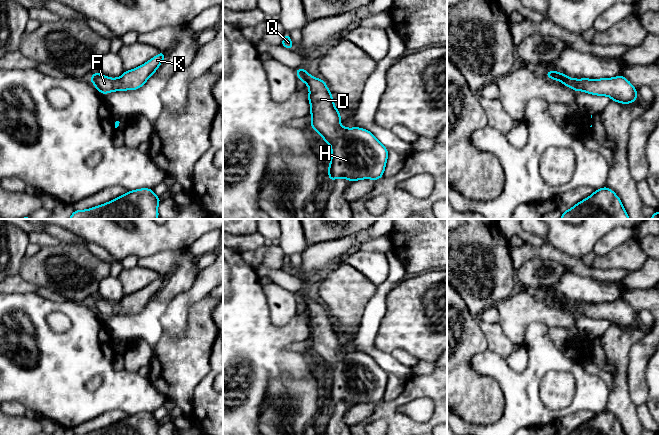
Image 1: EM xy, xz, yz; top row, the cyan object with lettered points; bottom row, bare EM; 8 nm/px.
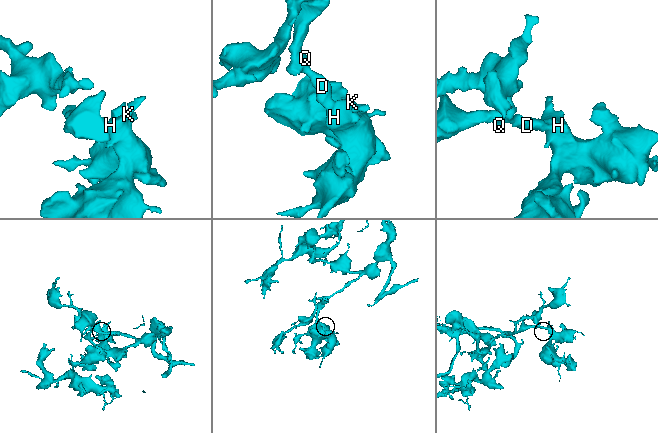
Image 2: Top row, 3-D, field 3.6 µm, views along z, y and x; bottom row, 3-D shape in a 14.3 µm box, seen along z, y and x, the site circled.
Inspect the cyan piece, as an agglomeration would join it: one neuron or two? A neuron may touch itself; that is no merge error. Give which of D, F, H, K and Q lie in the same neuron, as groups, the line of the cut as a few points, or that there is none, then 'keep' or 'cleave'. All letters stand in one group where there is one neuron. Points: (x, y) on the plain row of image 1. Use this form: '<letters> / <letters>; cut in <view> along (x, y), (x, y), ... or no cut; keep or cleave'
D F H K Q; no cut; keep

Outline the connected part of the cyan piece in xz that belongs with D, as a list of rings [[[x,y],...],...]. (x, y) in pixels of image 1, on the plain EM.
[[[303,292],[295,294],[299,304],[309,312],[311,352],[331,370],[329,405],[345,402],[353,406],[383,401],[388,373],[366,353],[343,351],[326,307]]]

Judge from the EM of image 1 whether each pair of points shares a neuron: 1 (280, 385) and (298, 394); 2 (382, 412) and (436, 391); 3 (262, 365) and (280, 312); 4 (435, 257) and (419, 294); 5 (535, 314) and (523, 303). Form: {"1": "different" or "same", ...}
{"1": "same", "2": "same", "3": "different", "4": "different", "5": "same"}

